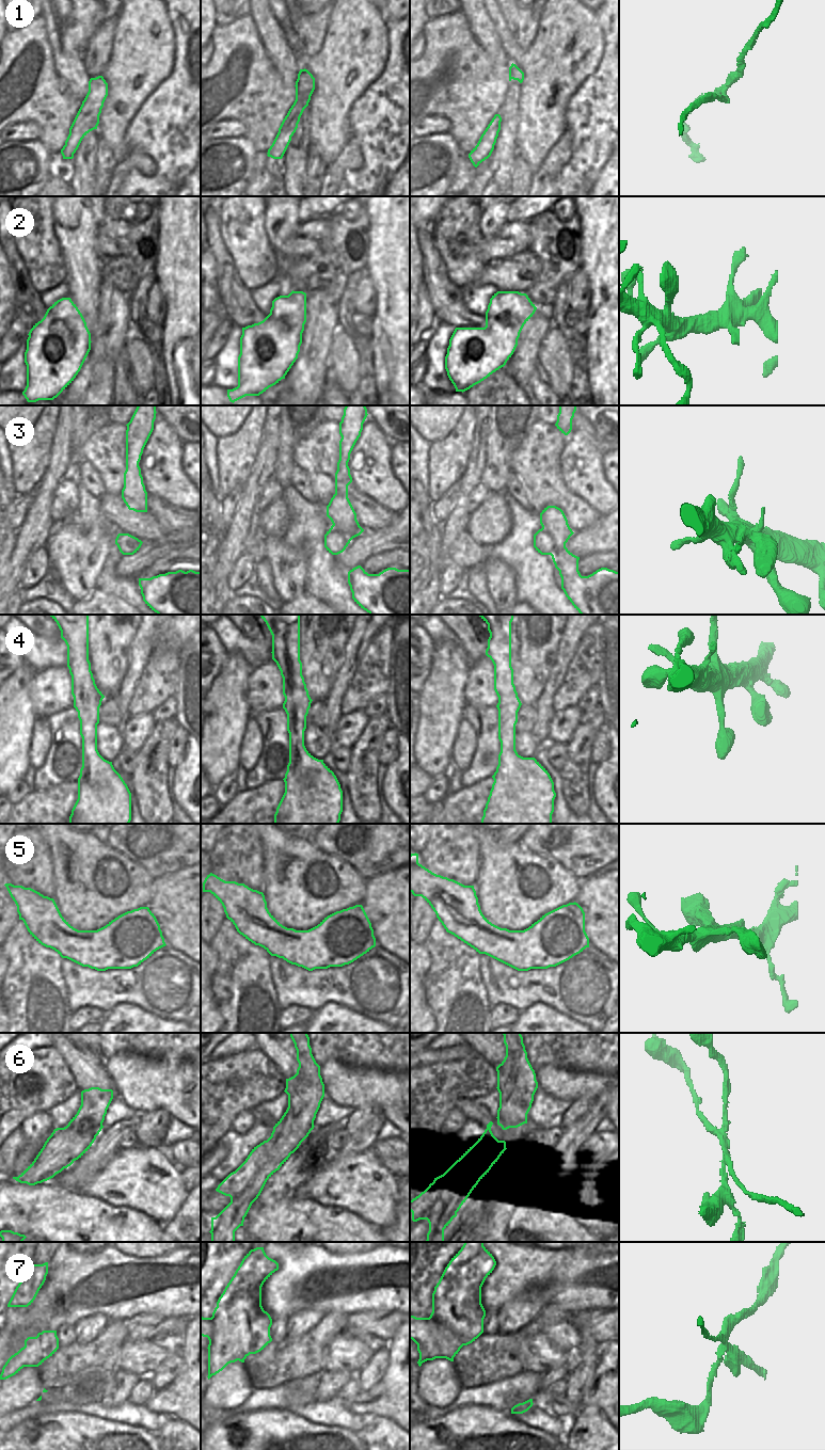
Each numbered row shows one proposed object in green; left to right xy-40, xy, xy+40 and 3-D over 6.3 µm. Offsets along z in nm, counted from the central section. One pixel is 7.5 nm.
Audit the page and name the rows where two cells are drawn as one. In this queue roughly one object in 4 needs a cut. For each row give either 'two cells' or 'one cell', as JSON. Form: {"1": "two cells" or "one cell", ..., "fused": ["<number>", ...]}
{"1": "two cells", "2": "one cell", "3": "one cell", "4": "one cell", "5": "one cell", "6": "two cells", "7": "two cells", "fused": ["1", "6", "7"]}

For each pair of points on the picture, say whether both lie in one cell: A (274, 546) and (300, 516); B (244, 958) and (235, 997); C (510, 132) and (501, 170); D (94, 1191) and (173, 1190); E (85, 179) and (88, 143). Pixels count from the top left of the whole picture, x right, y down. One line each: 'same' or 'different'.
A: different
B: same
C: same
D: same
E: same

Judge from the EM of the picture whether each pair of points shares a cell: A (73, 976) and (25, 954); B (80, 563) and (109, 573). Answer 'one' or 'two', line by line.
A: two
B: two

